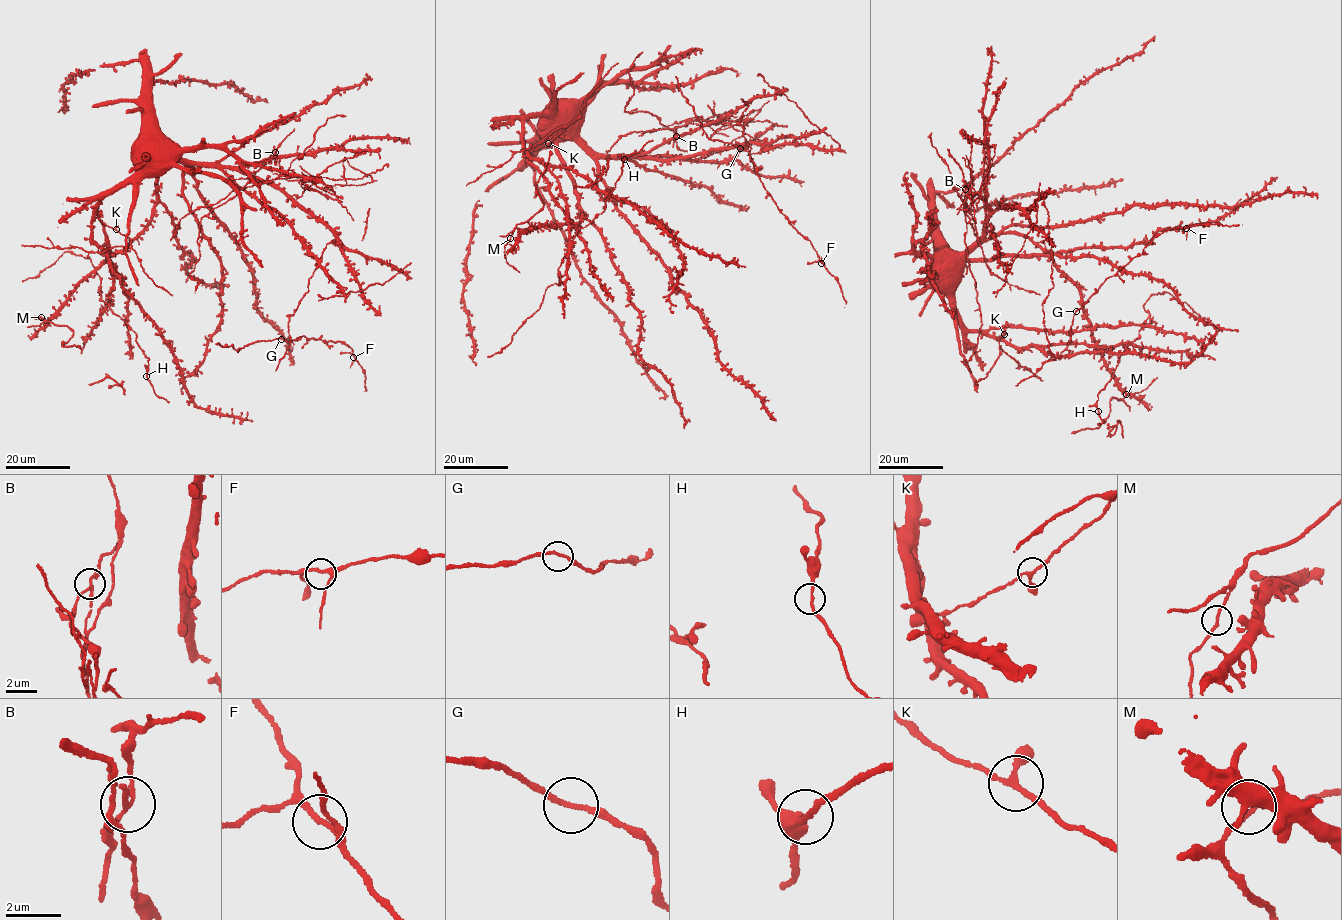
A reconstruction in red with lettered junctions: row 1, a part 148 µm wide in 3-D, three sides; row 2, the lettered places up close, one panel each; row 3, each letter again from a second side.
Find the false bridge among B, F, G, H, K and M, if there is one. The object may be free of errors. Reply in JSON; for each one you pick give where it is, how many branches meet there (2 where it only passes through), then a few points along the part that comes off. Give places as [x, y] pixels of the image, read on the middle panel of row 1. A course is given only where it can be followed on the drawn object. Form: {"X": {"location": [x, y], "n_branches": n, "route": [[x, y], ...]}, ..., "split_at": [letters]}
{"B": {"location": [676, 136], "n_branches": 3, "route": [[676, 136], [678, 126], [686, 123], [673, 128], [630, 132], [620, 137], [607, 152], [605, 175]]}, "split_at": ["B"]}

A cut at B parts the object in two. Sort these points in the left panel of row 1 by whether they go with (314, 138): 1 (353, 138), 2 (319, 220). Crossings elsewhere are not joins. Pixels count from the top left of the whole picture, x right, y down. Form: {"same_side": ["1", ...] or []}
{"same_side": []}

